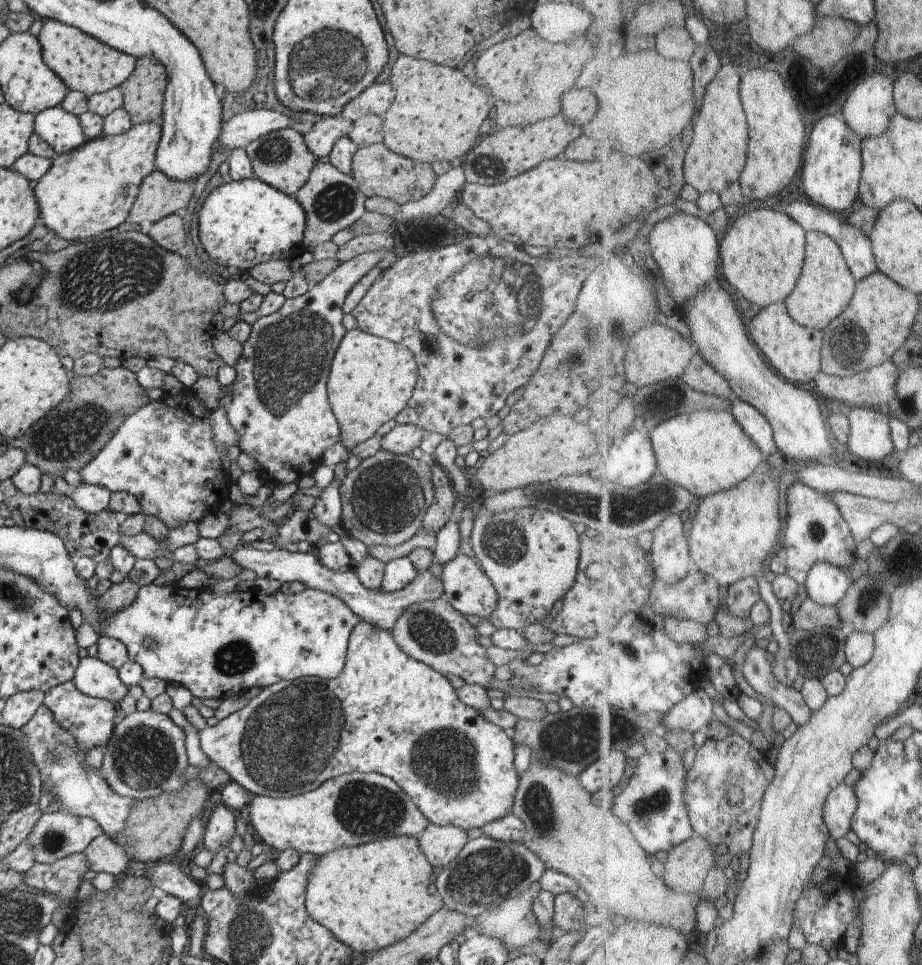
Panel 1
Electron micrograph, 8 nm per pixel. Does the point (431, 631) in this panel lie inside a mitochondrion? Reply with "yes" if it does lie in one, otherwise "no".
yes

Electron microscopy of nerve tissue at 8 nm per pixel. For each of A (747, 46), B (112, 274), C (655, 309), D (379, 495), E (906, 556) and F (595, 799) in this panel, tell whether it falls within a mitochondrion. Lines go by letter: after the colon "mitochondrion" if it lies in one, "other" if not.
A: other
B: mitochondrion
C: other
D: mitochondrion
E: mitochondrion
F: other

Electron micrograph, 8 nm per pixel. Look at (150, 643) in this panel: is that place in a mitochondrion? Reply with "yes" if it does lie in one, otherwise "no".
yes

